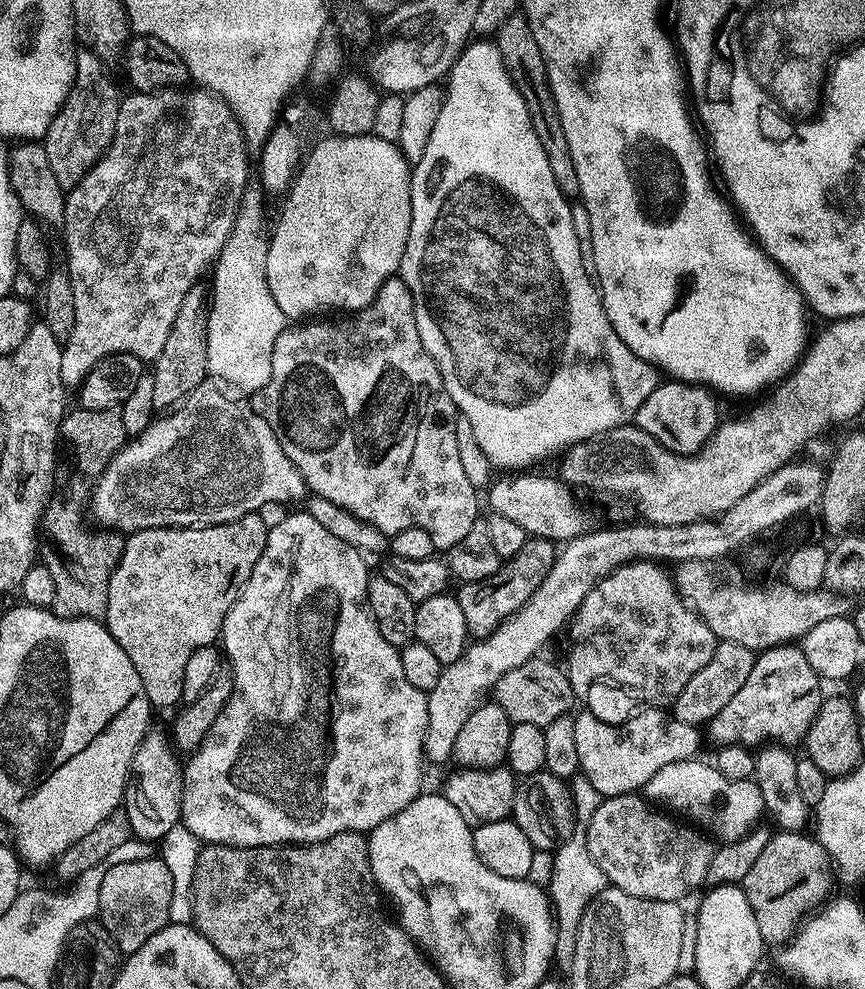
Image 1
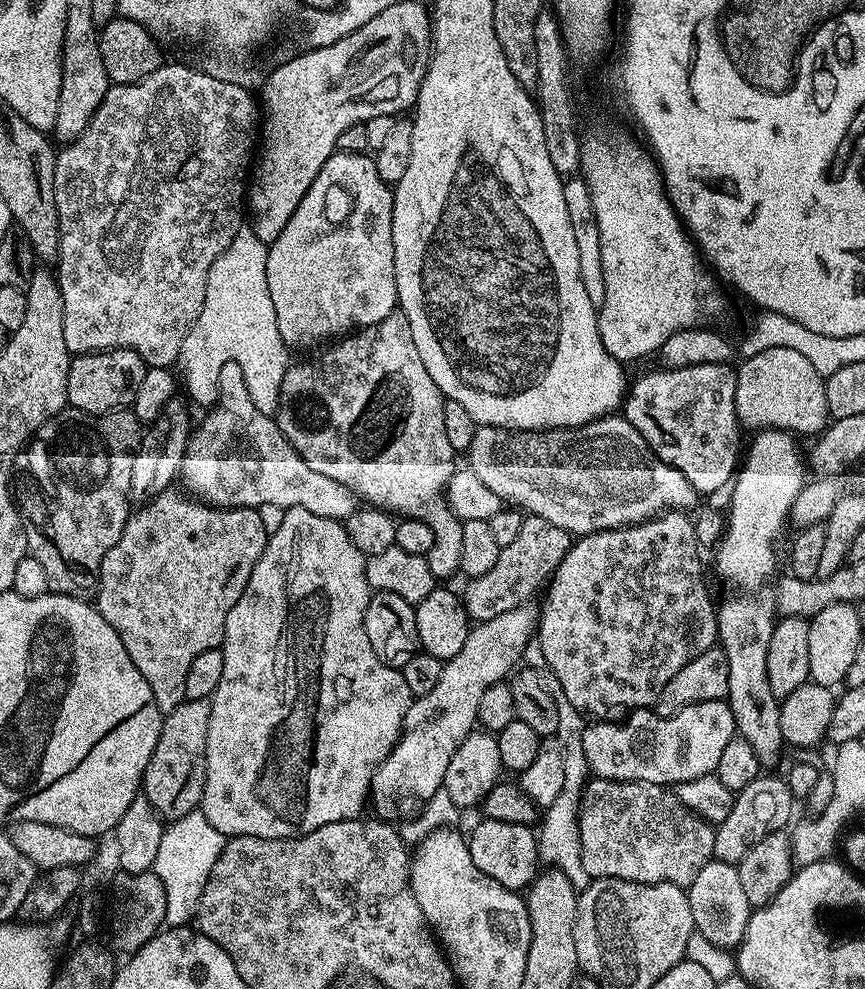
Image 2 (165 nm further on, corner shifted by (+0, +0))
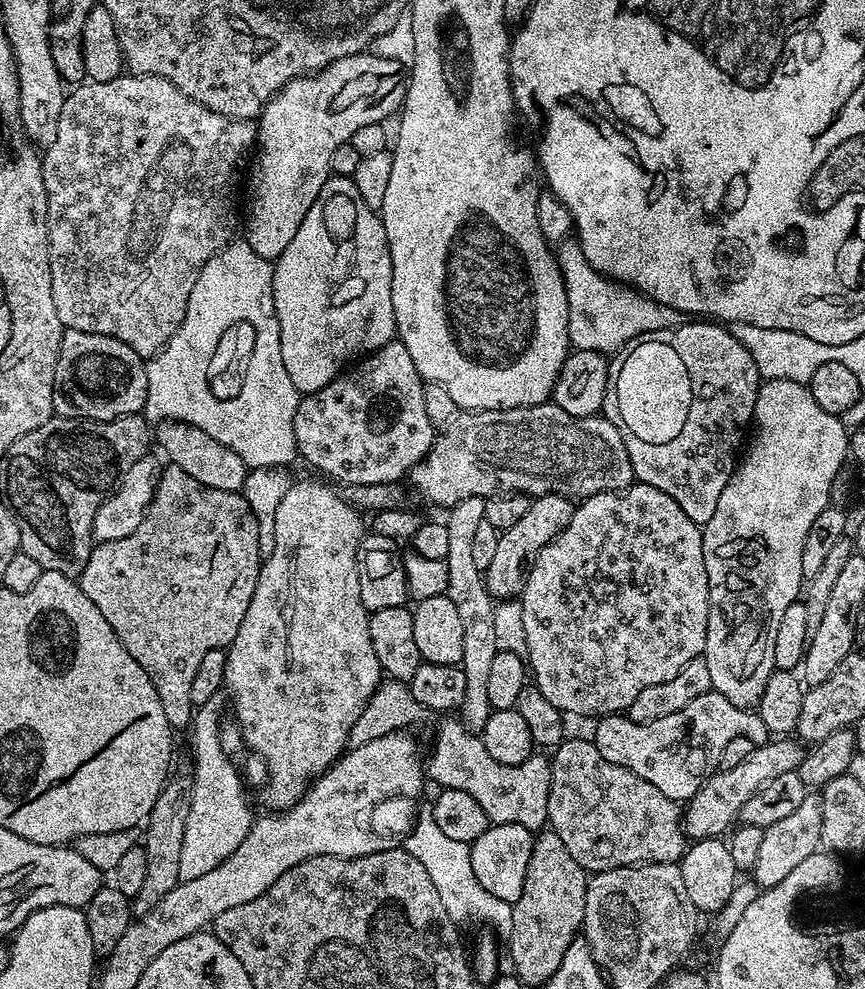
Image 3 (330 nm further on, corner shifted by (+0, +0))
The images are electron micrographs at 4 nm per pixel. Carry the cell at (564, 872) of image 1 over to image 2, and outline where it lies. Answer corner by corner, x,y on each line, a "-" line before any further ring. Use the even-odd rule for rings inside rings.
538,638
532,639
527,644
522,657
523,663
542,674
543,684
549,691
558,709
558,730
555,740
563,750
563,766
565,767
565,781
562,782
561,793
548,808
544,810
537,835
537,857
546,866
558,869
578,892
583,891
591,884
592,877
582,863
581,832
580,832
580,806
583,801
584,788
590,779
590,770
586,762
586,754
583,753
582,734
585,733
588,722
581,709
570,702
559,685
558,678
552,672
547,671
548,663
542,652
541,642

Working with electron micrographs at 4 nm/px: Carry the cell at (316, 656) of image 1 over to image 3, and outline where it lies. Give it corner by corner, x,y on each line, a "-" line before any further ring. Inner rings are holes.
300,480
292,482
289,486
289,490
286,492
286,496
282,498
282,502
278,505
278,510
274,519
274,536
292,536
290,540
290,548
296,546
298,548
298,570
296,570
296,598
298,598
298,608
251,608
246,606
246,618
242,618
242,626
238,626
238,634
234,634
234,642
228,645
226,651
228,654
228,661
226,662
226,674
224,675
224,688
226,689
227,695
230,697
230,712
232,710
234,717
234,723
240,730
240,737
244,740
245,749
249,753
255,754
260,757
264,762
265,768
268,769
268,778
264,781
262,787
259,789
260,800
265,804
265,809
271,810
273,813
283,812
287,809
293,808
304,796
304,793
308,791
312,786
312,781
318,779
327,768
331,768
341,756
344,755
346,749
349,747
348,739
350,738
350,730
354,726
354,722
358,722
358,714
362,714
362,710
366,710
366,706
370,702
370,698
374,694
374,690
380,684
382,679
382,669
378,662
378,654
374,654
374,642
370,642
370,622
368,621
369,612
366,610
366,606
362,606
362,594
358,590
358,562
356,561
356,555
360,549
360,541
364,539
366,535
366,524
362,519
361,513
357,509
353,508
347,500
344,499
343,495
339,491
335,492
331,488
331,483
323,484
320,480

